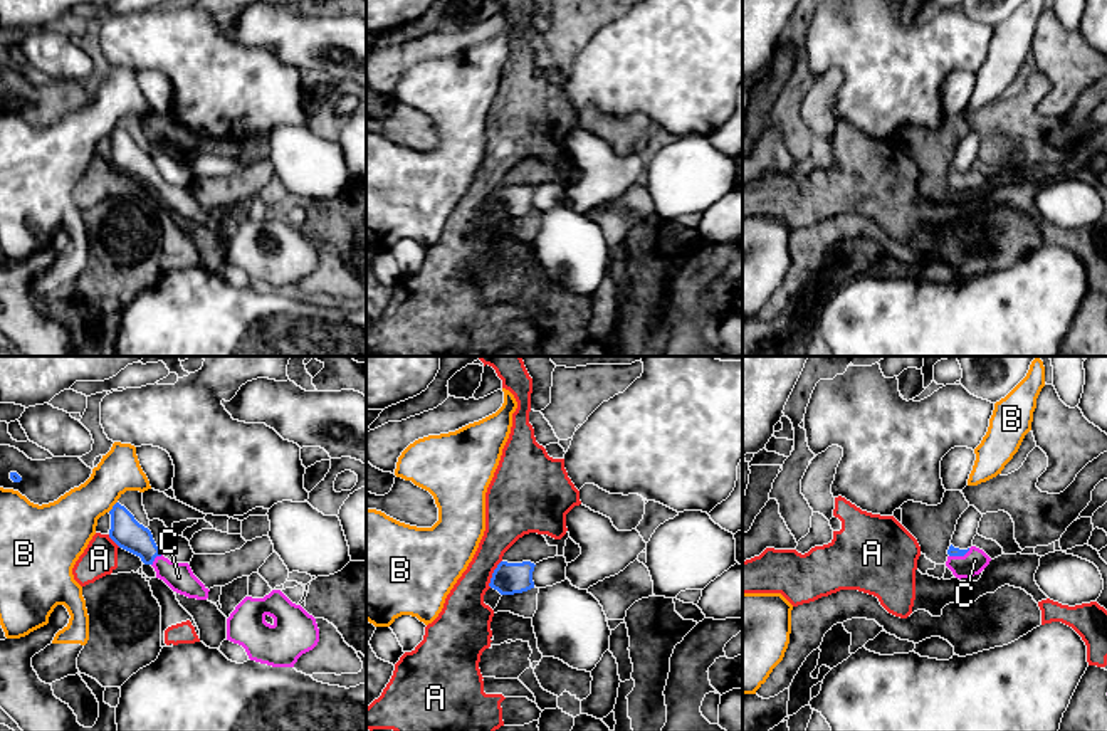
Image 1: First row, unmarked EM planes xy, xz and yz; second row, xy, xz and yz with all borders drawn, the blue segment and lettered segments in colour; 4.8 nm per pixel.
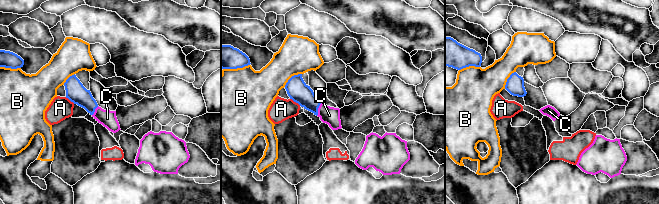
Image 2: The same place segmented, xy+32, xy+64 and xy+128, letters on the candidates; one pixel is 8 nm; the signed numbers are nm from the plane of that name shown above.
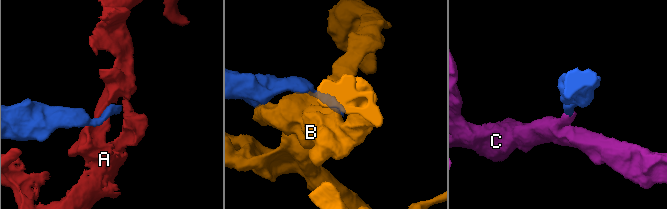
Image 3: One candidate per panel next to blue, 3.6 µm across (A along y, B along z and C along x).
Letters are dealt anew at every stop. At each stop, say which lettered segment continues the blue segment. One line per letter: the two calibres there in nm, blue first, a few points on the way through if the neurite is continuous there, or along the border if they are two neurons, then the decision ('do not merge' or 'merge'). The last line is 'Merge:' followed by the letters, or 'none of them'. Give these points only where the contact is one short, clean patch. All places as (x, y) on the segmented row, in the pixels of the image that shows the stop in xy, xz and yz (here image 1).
A: 160/220 nm | do not merge
B: 150/260 nm | do not merge
C: 150/140 nm | across xy (125, 531), (155, 557), (178, 577) | merge
Merge: C

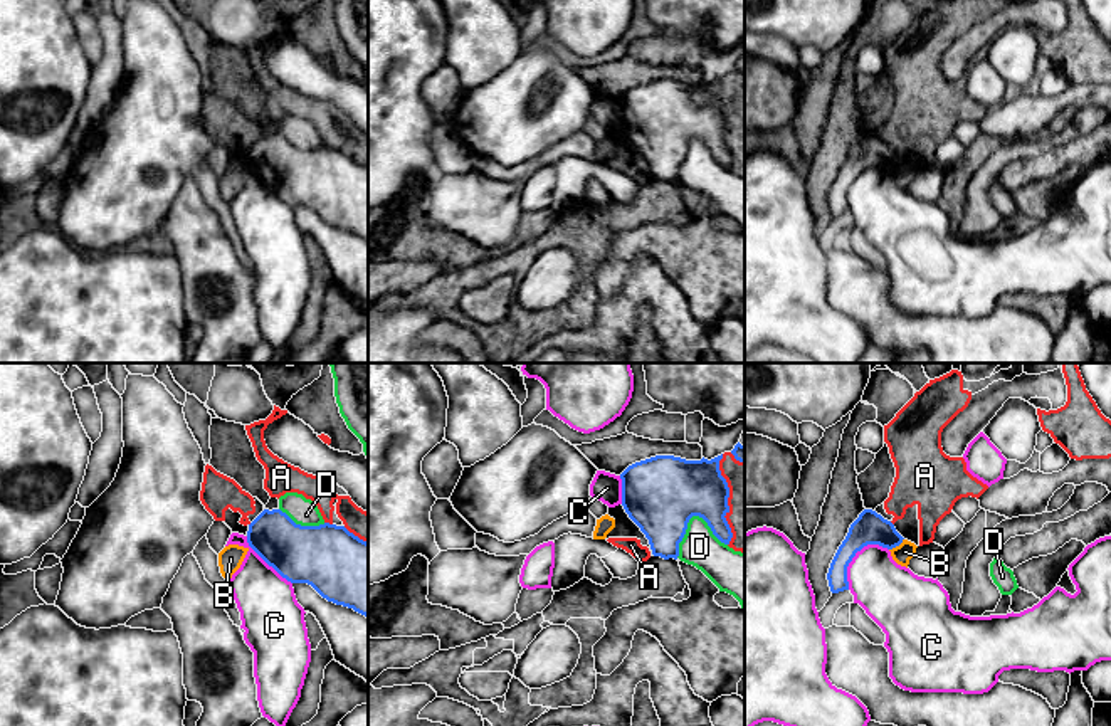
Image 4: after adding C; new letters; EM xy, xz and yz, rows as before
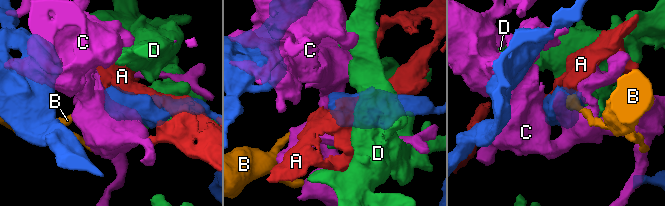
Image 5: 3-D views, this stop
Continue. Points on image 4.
A: 300/160 nm | do not merge
B: 160/90 nm | along yz (903, 538), (889, 550) | do not merge
C: 160/280 nm | do not merge
D: 360/180 nm | do not merge
Merge: none of them

